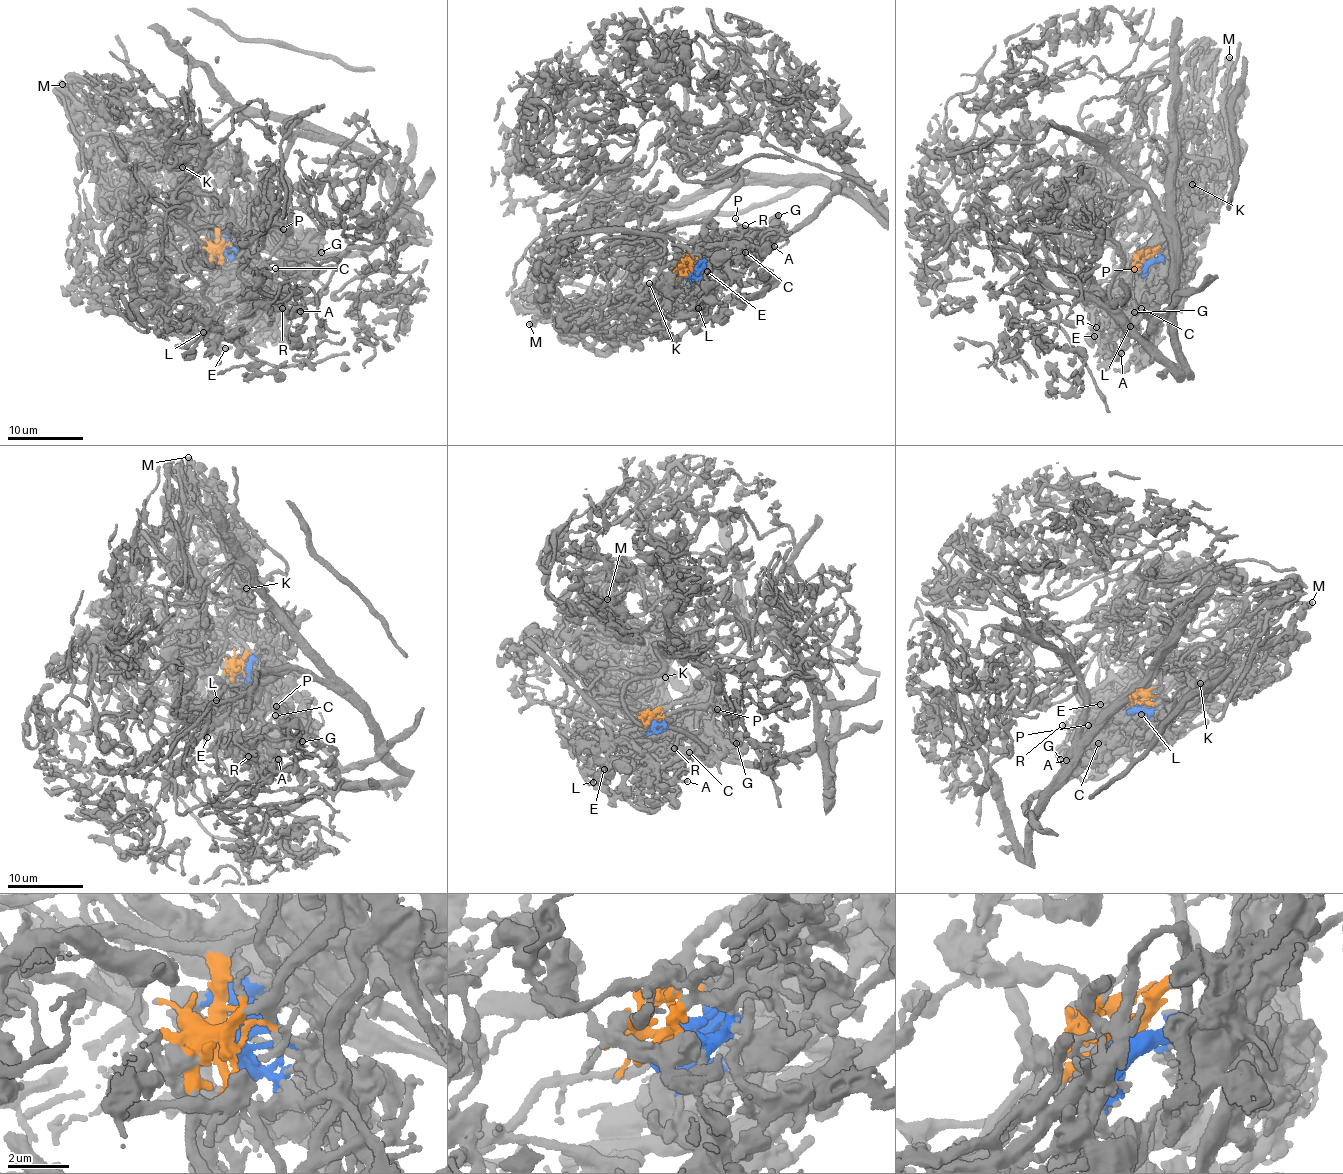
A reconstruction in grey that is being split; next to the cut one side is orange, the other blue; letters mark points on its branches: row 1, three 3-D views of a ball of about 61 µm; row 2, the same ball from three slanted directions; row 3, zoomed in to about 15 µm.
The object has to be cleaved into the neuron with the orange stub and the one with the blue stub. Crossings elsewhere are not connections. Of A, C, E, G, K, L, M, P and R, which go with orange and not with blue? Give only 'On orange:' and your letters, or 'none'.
On orange: C, G, K, M, P, R

